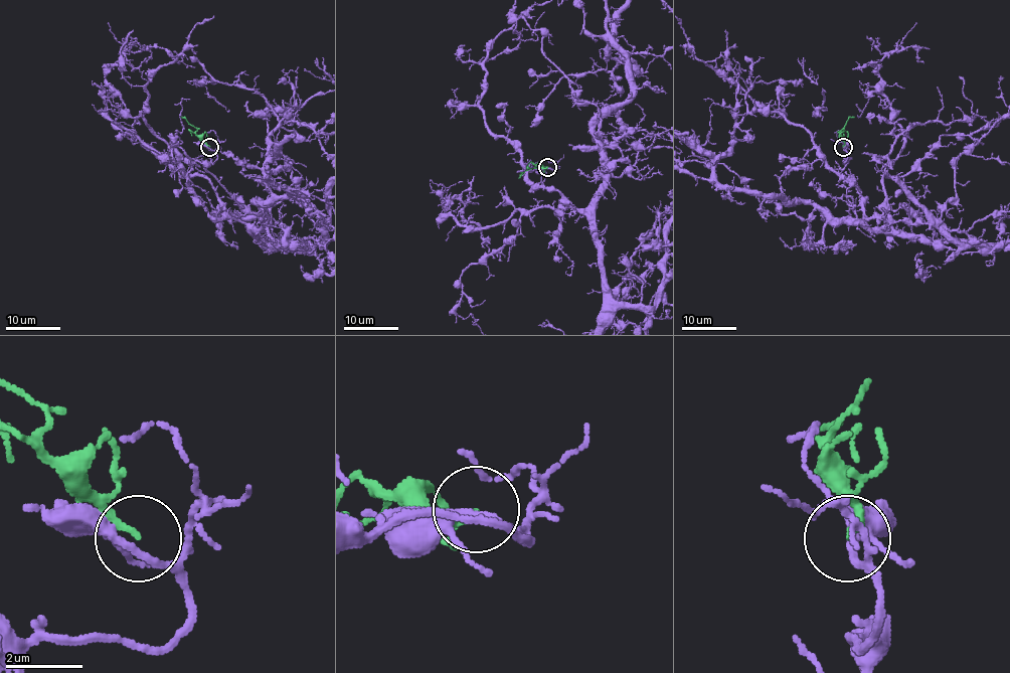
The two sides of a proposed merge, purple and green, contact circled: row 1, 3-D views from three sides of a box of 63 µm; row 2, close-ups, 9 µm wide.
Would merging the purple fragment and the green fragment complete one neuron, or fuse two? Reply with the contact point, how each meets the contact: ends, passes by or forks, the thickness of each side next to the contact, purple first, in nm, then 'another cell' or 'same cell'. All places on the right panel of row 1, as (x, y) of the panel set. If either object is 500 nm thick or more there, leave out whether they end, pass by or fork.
(843, 147) | purple forks | green ends | 190/170 nm | another cell

